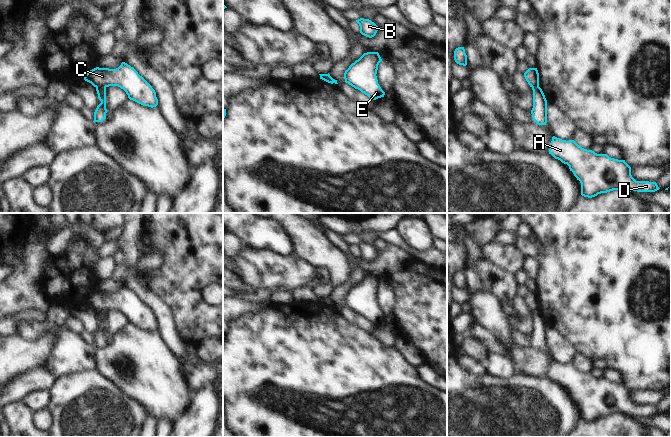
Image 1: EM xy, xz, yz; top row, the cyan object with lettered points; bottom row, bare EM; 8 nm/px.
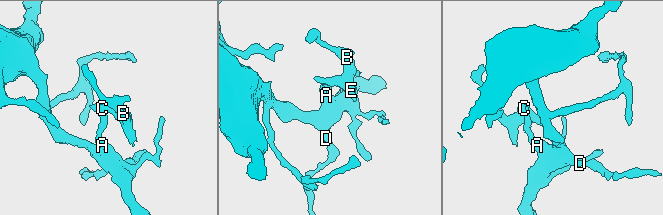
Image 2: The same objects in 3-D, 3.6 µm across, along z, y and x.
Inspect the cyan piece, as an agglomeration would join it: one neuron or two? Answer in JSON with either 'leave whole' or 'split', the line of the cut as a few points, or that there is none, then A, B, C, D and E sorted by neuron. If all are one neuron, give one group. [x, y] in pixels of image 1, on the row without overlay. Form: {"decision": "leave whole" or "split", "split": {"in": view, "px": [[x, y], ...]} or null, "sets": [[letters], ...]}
{"decision": "split", "split": {"in": "xy", "px": [[105, 310], [96, 312]]}, "sets": [["A", "D"], ["B", "C", "E"]]}

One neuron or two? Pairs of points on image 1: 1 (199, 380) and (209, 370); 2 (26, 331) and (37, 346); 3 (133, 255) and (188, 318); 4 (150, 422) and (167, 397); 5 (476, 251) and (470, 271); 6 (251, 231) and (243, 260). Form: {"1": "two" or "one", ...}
{"1": "one", "2": "two", "3": "two", "4": "two", "5": "one", "6": "two"}

